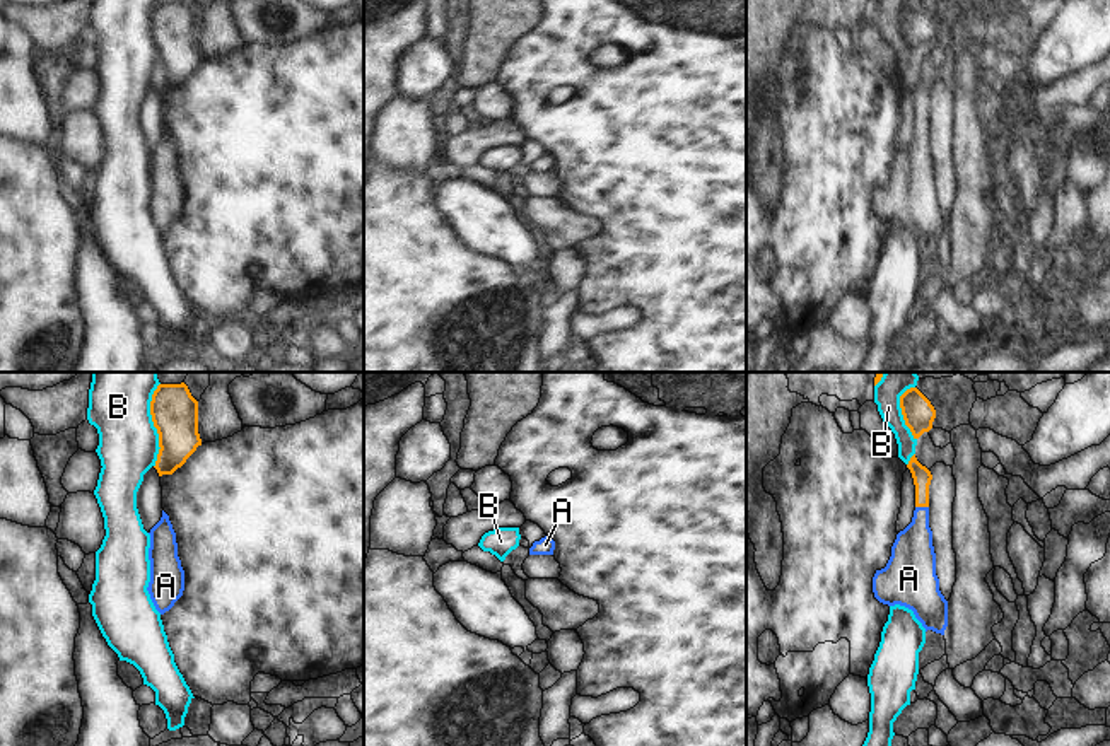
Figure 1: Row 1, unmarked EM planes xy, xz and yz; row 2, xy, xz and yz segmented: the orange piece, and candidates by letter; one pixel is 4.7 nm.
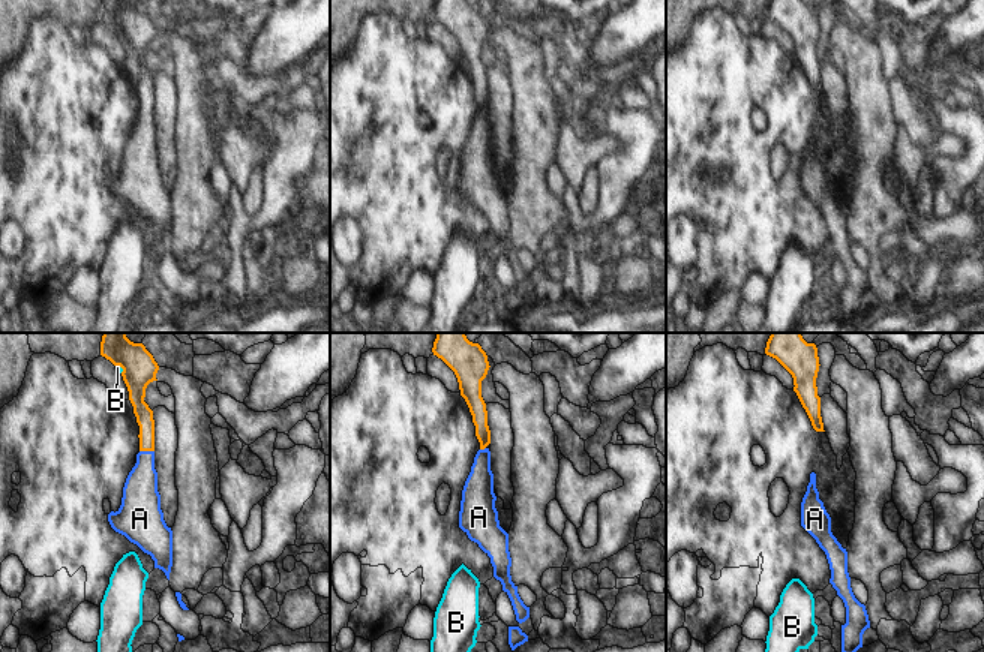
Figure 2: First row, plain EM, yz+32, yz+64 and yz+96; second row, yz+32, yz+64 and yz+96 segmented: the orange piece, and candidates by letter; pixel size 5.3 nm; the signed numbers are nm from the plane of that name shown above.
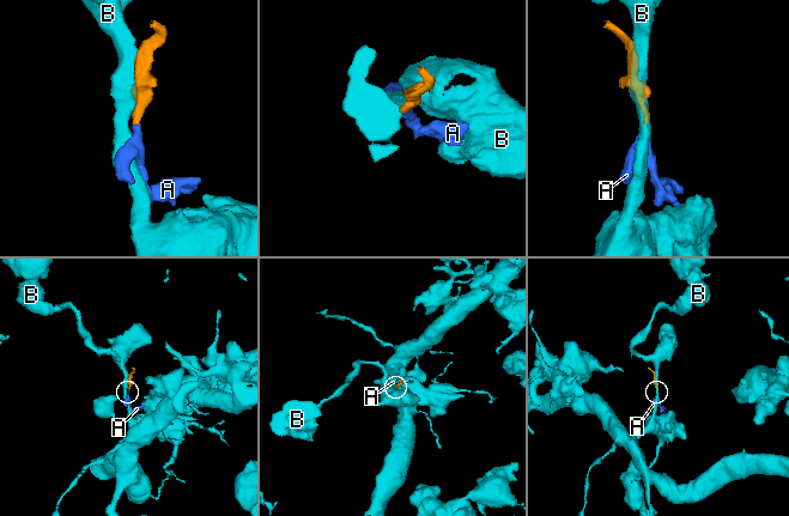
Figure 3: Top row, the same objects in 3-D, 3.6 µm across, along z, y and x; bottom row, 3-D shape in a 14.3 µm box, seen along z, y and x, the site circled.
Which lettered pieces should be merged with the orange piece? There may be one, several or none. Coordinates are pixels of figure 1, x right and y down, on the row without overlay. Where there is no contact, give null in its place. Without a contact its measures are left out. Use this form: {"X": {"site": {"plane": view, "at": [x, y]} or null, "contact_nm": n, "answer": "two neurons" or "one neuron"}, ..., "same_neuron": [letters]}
{"A": {"site": {"plane": "yz", "at": [923, 123]}, "contact_nm": 60, "answer": "one neuron"}, "B": {"site": {"plane": "xy", "at": [154, 43]}, "contact_nm": 400, "answer": "two neurons"}, "same_neuron": ["A"]}

